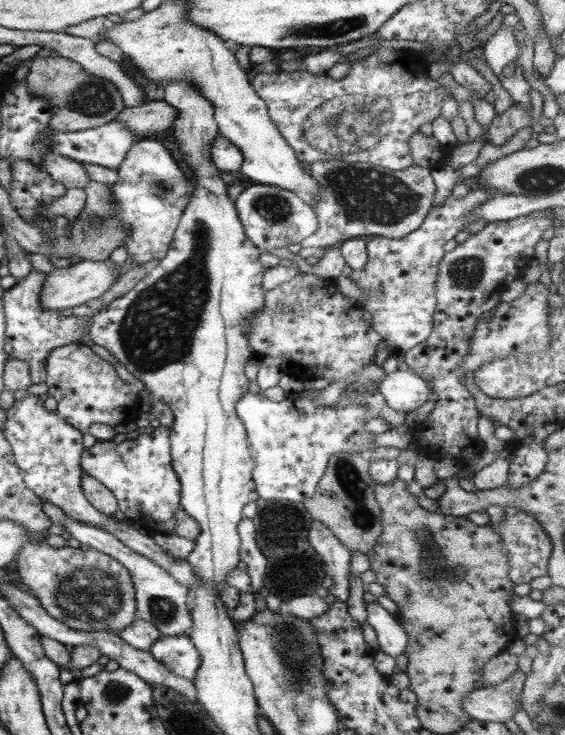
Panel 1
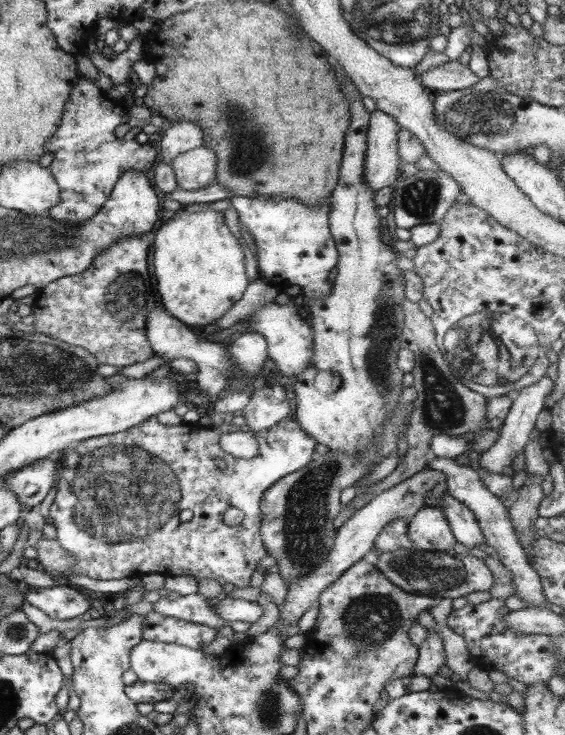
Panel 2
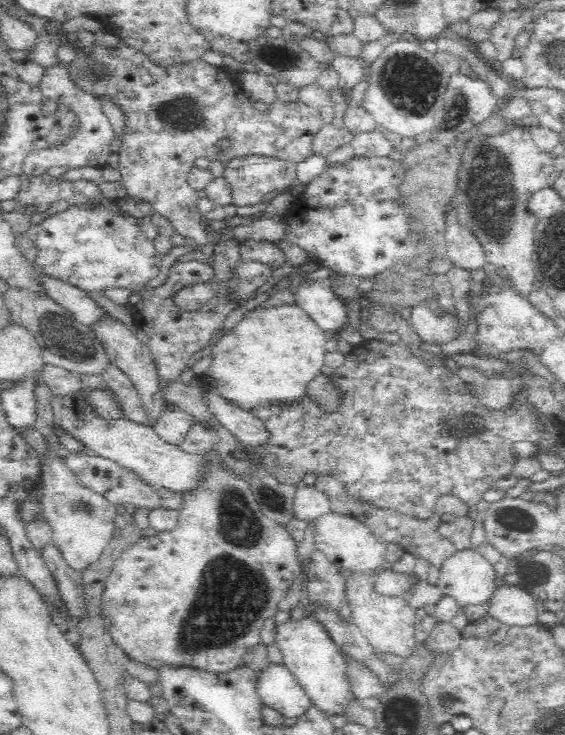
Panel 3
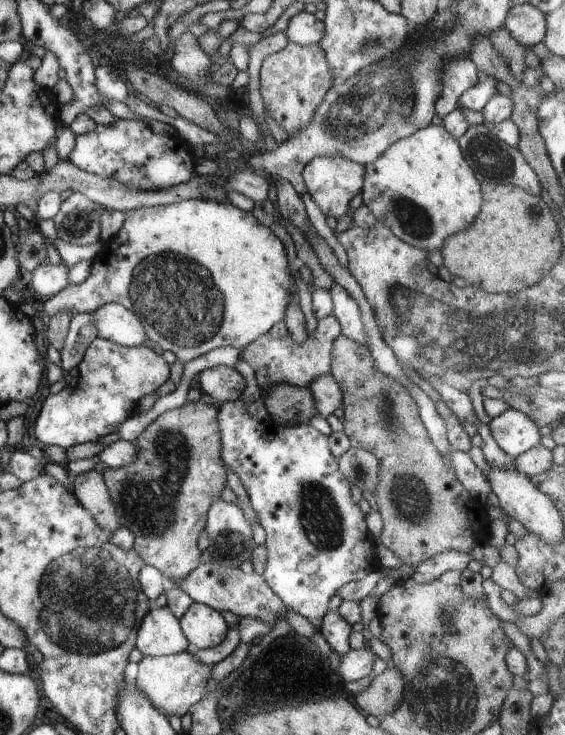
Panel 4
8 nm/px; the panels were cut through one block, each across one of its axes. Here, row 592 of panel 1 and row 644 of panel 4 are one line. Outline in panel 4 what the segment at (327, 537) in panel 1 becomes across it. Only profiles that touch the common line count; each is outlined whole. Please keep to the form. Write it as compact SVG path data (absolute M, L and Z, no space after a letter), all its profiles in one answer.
M338 609L329 610L318 628L328 644L340 655L345 655L351 648L349 643L352 625L340 614Z

